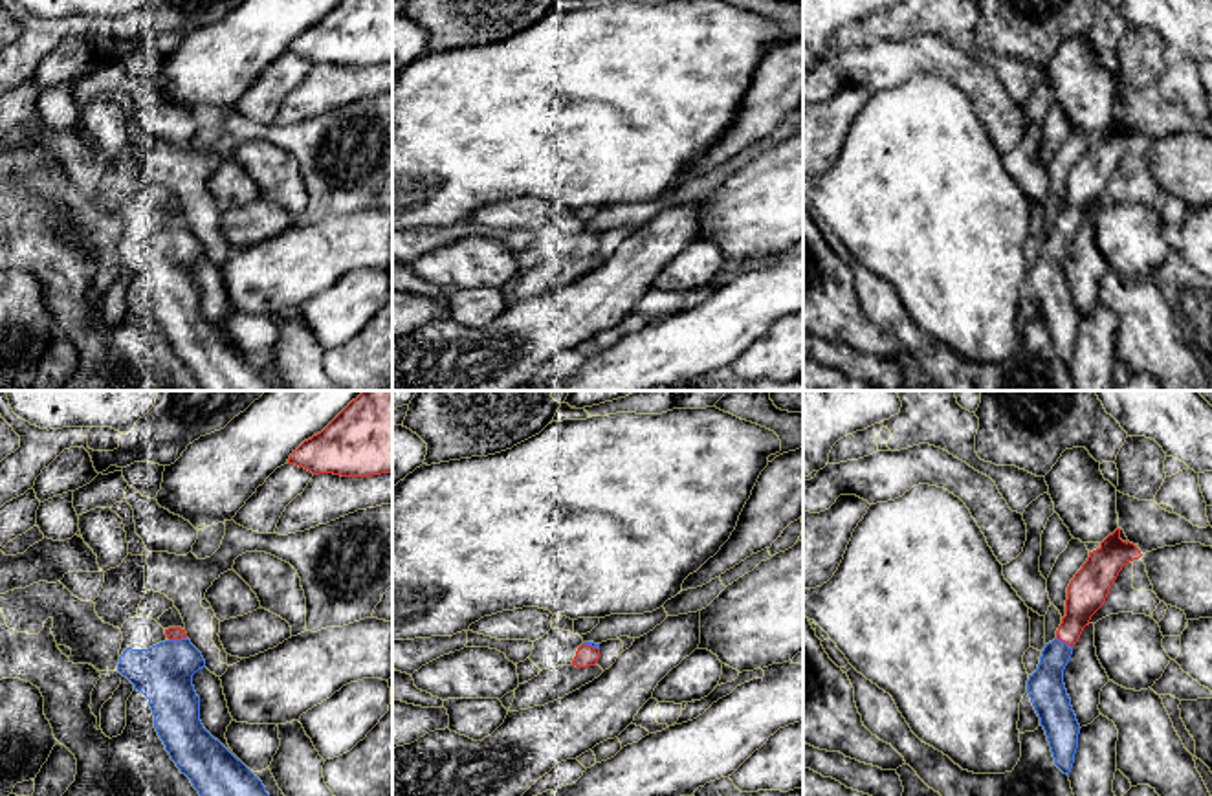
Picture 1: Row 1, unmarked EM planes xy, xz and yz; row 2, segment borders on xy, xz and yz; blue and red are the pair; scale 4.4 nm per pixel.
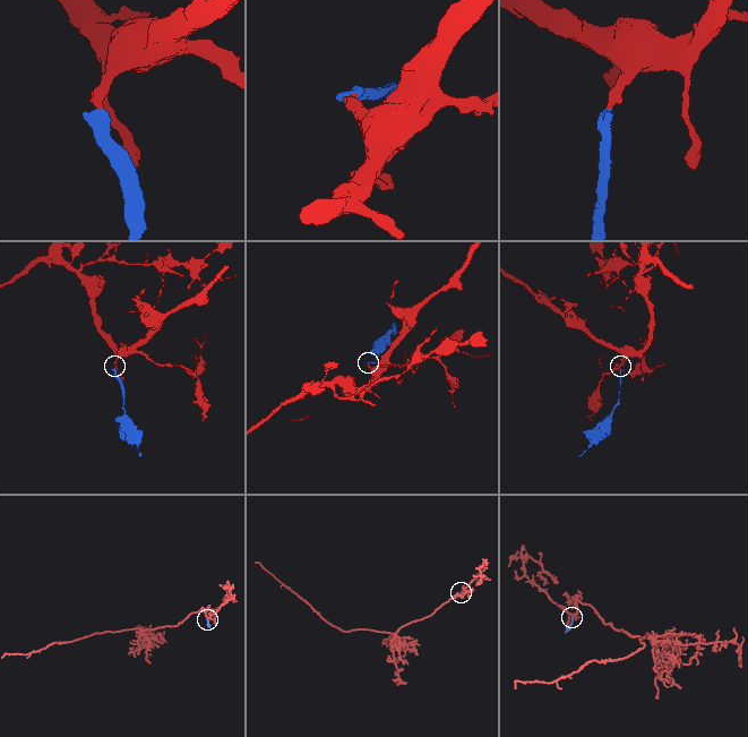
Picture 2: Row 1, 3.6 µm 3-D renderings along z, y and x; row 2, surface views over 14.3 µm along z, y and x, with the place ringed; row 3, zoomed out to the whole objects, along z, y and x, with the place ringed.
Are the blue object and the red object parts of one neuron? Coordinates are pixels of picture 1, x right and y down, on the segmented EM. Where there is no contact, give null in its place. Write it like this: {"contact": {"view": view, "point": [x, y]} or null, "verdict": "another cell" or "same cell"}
{"contact": {"view": "xy", "point": [176, 641]}, "verdict": "same cell"}

